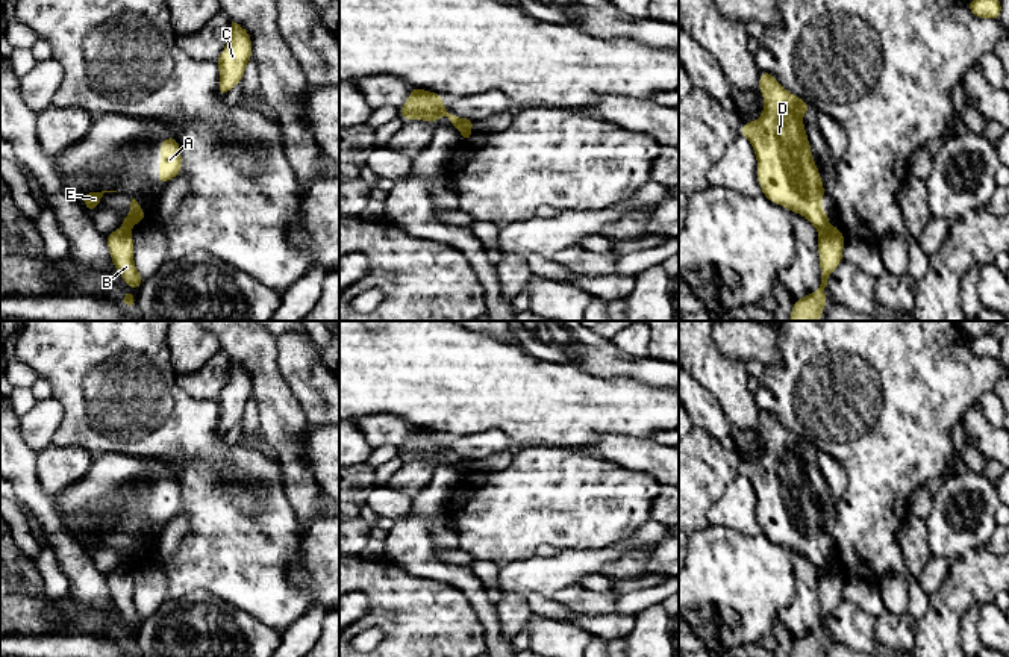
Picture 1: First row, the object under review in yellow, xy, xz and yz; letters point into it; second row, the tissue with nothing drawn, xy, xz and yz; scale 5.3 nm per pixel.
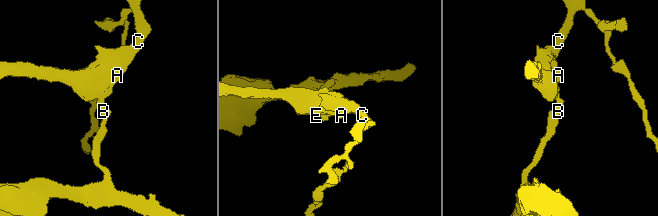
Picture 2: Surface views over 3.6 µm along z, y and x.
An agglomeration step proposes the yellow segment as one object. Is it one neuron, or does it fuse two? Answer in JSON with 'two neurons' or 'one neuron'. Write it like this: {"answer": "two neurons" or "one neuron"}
{"answer": "two neurons"}

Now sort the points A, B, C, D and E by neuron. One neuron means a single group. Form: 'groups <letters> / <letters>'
groups A C D E / B

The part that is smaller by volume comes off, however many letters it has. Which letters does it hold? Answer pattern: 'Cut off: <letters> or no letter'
Cut off: B

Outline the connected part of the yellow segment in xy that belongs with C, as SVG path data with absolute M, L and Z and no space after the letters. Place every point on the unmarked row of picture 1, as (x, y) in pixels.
M232 360L232 374L227 385L220 394L217 404L220 407L220 430L224 436L244 416L244 409L251 398L250 372L239 363Z

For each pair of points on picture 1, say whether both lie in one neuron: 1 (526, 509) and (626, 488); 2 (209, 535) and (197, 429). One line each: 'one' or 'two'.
1: one
2: one

